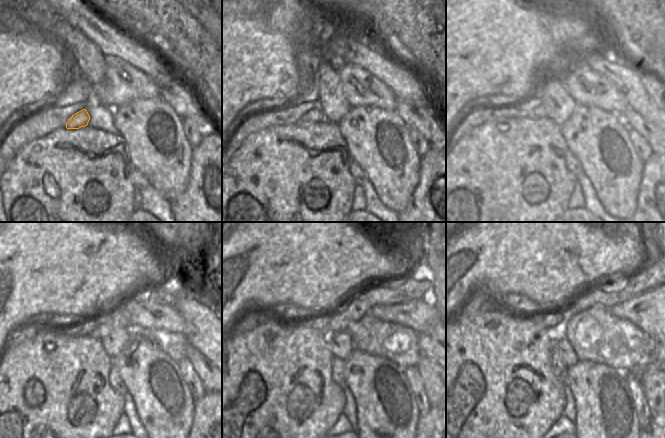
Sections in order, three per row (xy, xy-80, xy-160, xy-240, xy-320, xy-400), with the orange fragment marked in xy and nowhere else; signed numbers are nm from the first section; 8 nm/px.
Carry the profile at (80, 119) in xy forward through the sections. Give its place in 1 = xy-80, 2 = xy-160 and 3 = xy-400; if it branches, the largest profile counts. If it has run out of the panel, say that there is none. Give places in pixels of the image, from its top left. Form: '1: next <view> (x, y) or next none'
1: next xy-80 (316, 115)
2: next xy-160 (540, 112)
3: next xy-400 (649, 277)

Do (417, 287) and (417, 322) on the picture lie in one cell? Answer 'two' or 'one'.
two

